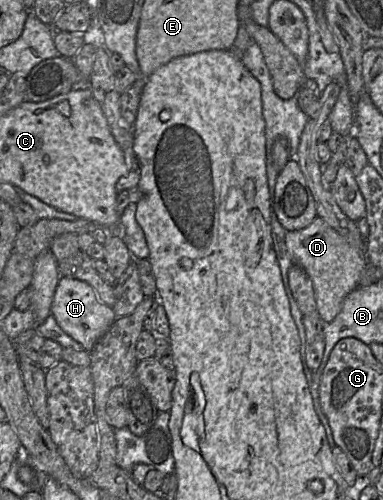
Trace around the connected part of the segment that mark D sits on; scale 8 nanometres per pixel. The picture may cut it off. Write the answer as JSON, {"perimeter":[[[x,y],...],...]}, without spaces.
{"perimeter":[[[316,217],[307,227],[286,231],[285,244],[292,261],[310,277],[317,311],[324,322],[331,322],[341,311],[346,296],[359,286],[367,265],[365,251],[358,251],[322,218]]]}

